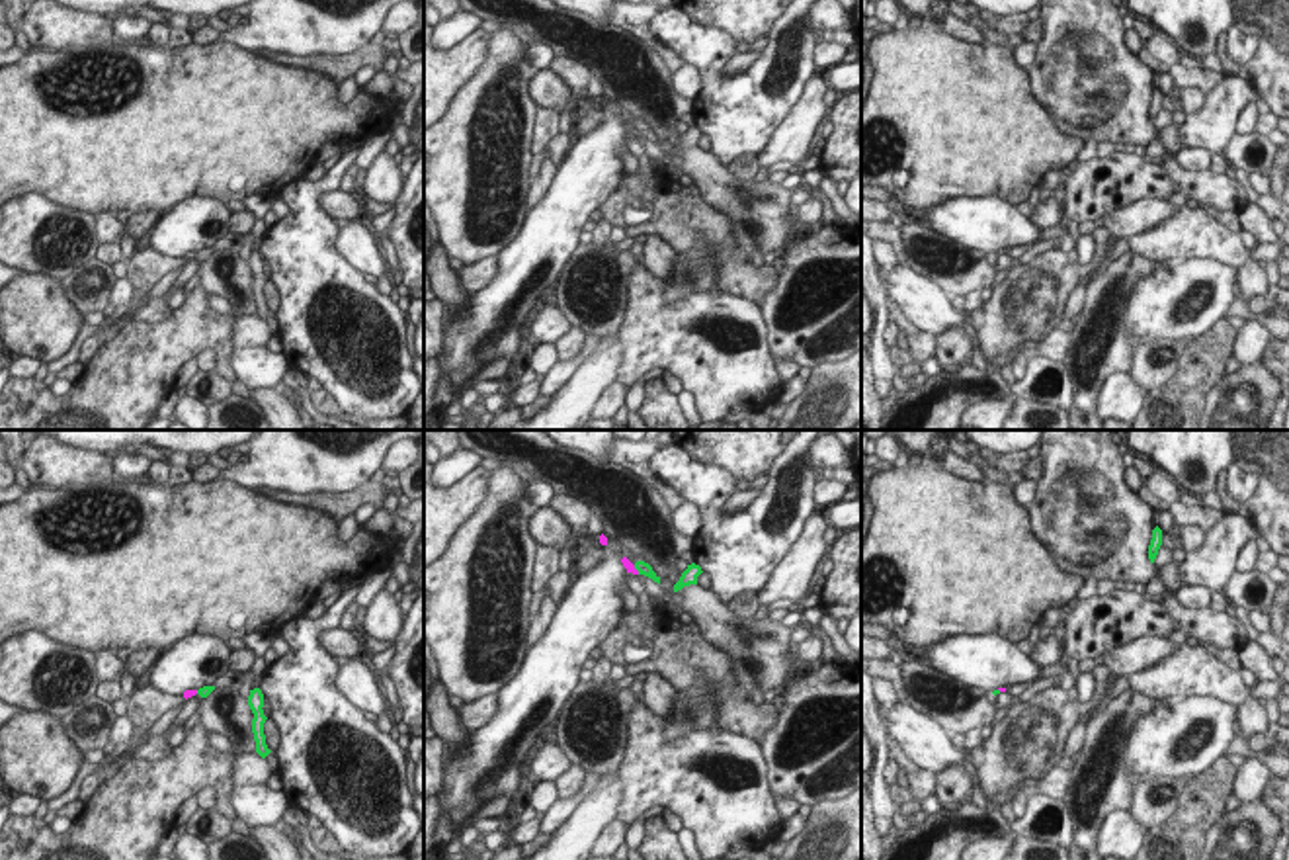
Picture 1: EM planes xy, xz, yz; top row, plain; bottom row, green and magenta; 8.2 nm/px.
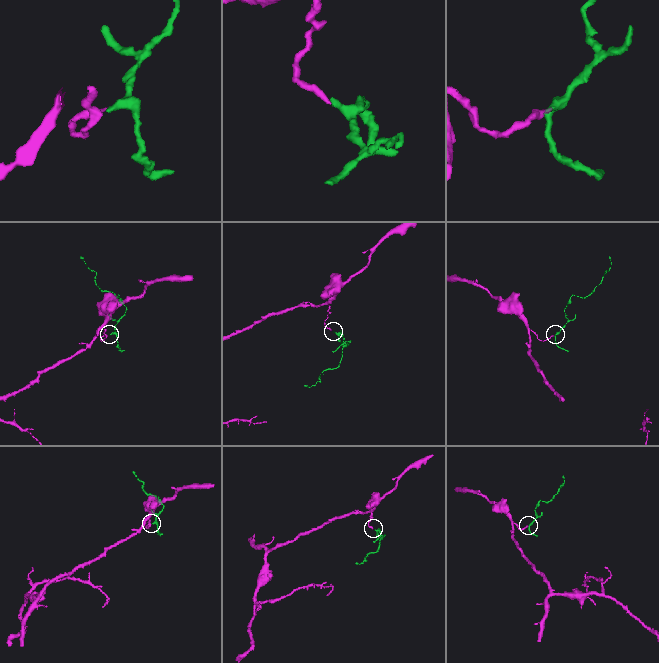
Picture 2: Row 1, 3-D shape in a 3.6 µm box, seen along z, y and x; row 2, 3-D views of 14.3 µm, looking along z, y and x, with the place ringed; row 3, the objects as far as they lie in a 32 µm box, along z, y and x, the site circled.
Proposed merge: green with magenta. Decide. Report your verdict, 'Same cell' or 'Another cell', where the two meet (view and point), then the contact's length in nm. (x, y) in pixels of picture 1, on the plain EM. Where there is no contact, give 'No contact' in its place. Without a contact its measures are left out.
Same cell. Touches green at xz (635, 129). Shared border 100 nm.

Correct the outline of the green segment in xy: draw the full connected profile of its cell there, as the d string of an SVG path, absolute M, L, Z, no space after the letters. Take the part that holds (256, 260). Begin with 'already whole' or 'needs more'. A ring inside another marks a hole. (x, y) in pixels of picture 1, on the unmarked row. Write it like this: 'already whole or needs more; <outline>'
already whole; M260 250L250 252L248 258L248 268L254 276L252 281L252 295L254 295L254 303L256 303L256 315L266 321L271 313L266 307L266 297L264 297L264 285L266 285L266 278L264 278L264 256Z

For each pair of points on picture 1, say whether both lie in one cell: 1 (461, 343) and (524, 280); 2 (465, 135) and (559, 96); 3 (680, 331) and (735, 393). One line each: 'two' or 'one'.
1: one
2: two
3: one

